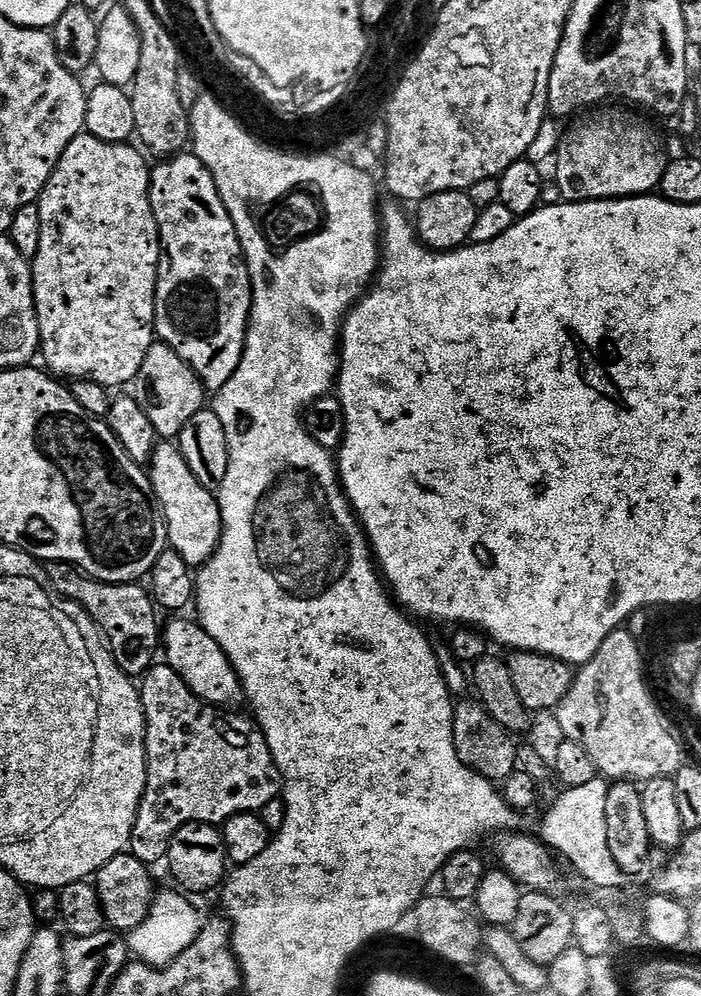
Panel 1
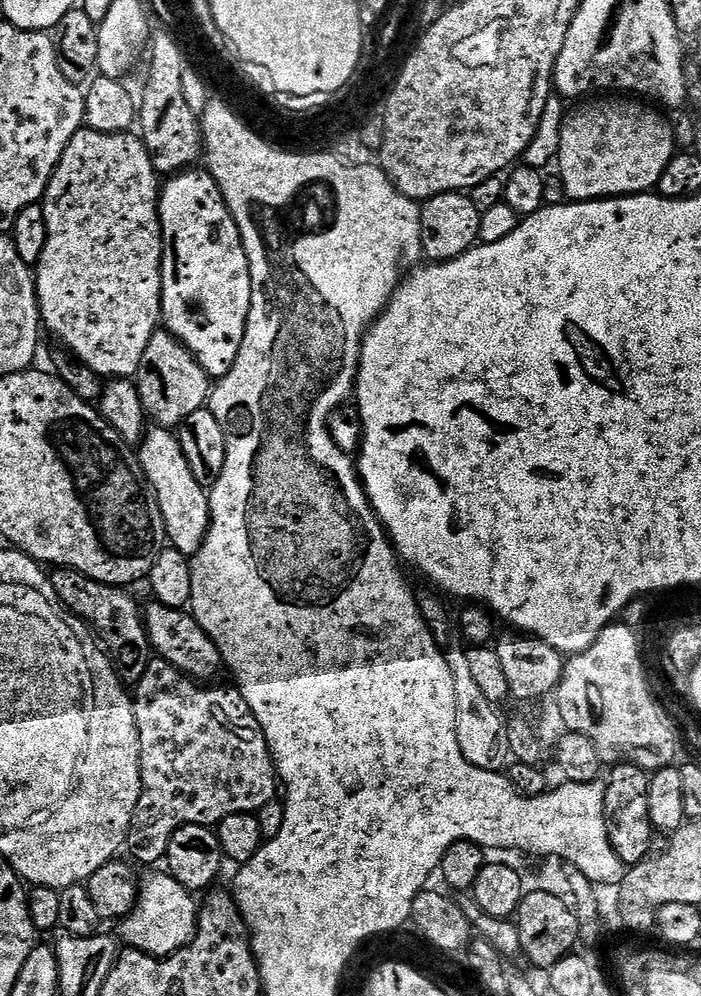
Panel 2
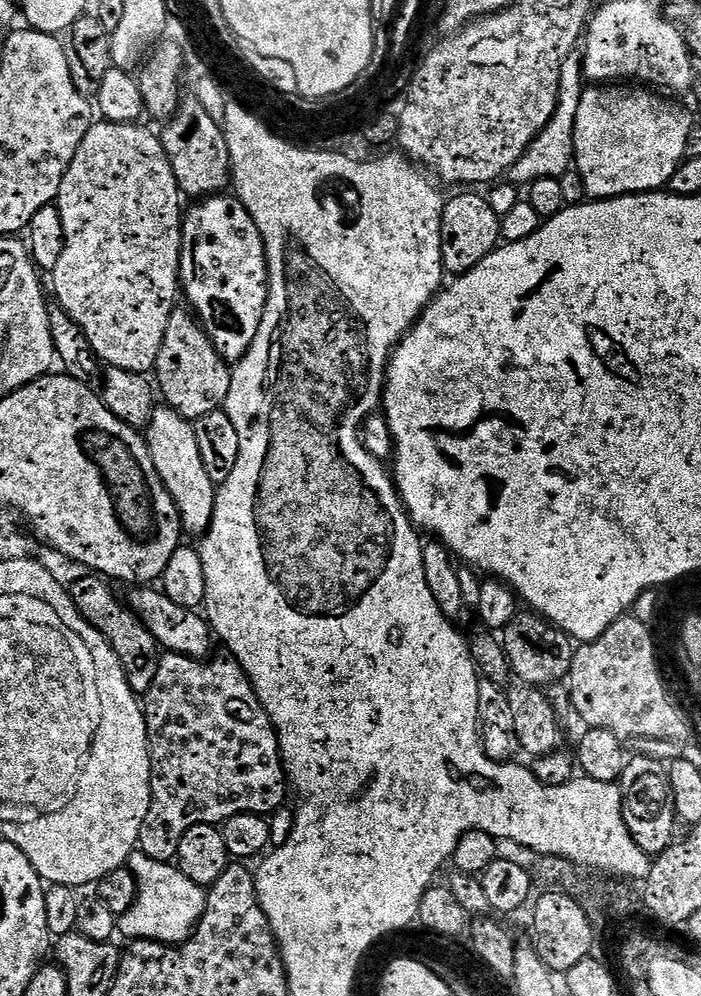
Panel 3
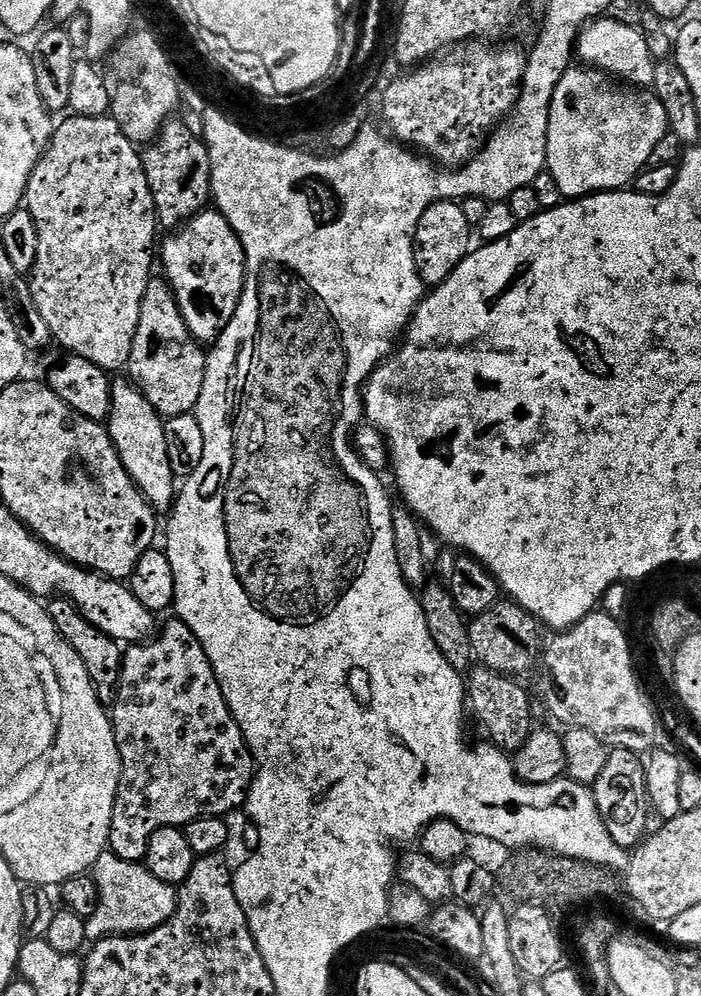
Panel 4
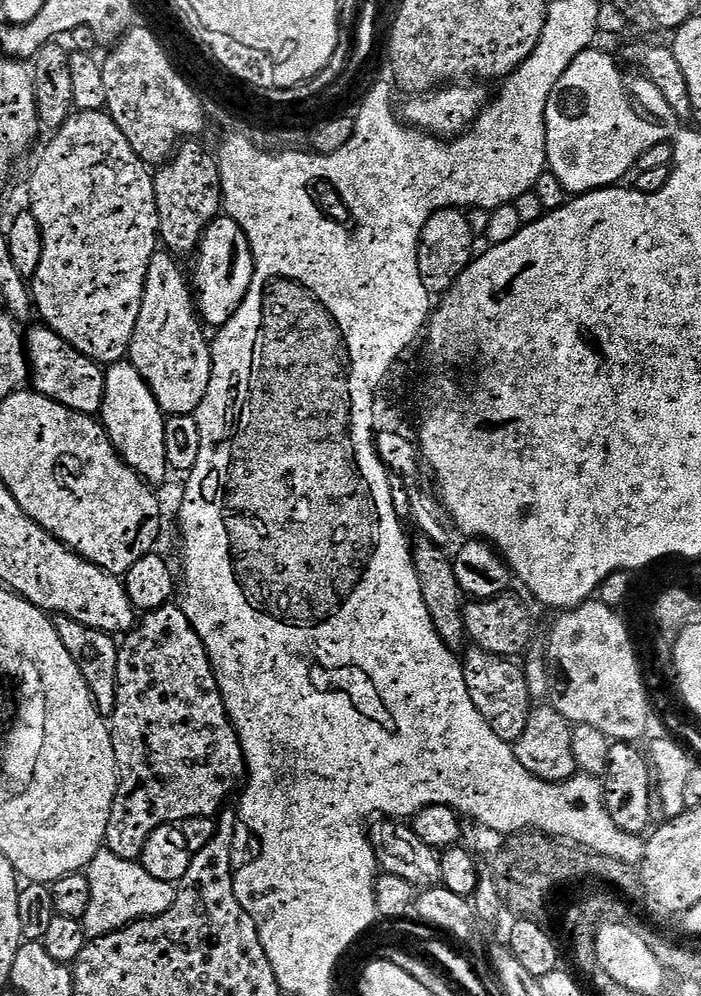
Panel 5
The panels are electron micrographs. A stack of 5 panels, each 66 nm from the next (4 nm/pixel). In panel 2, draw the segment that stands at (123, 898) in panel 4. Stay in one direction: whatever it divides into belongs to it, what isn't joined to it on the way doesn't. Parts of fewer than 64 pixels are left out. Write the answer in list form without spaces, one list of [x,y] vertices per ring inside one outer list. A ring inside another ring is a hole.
[[[171,874],[152,876],[143,881],[140,903],[128,916],[123,917],[120,932],[137,952],[163,958],[179,952],[192,941],[198,927],[198,903],[191,891],[183,888]]]

